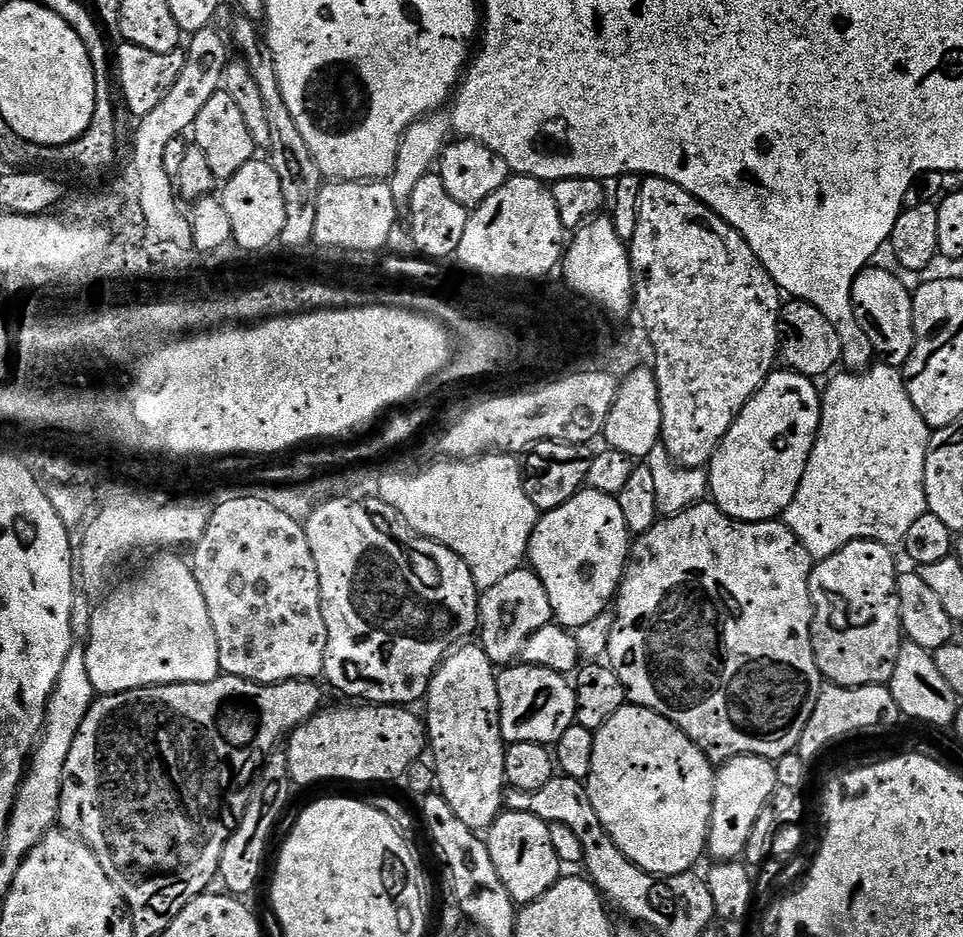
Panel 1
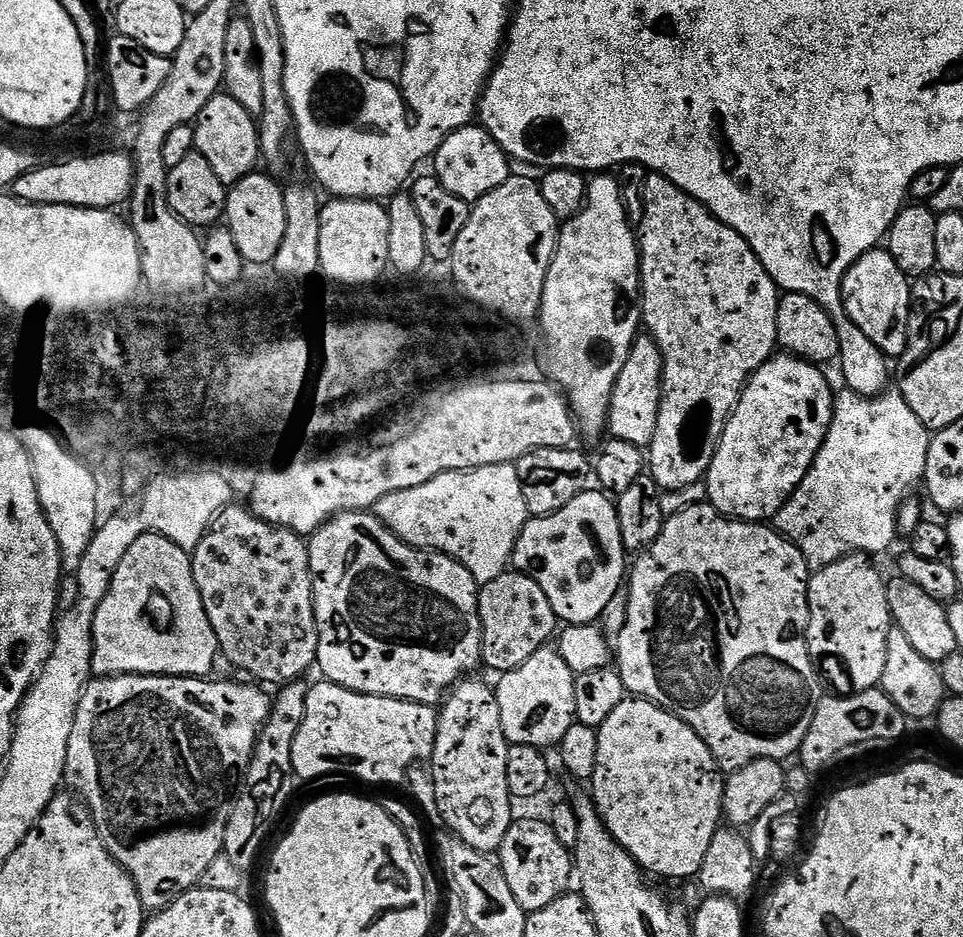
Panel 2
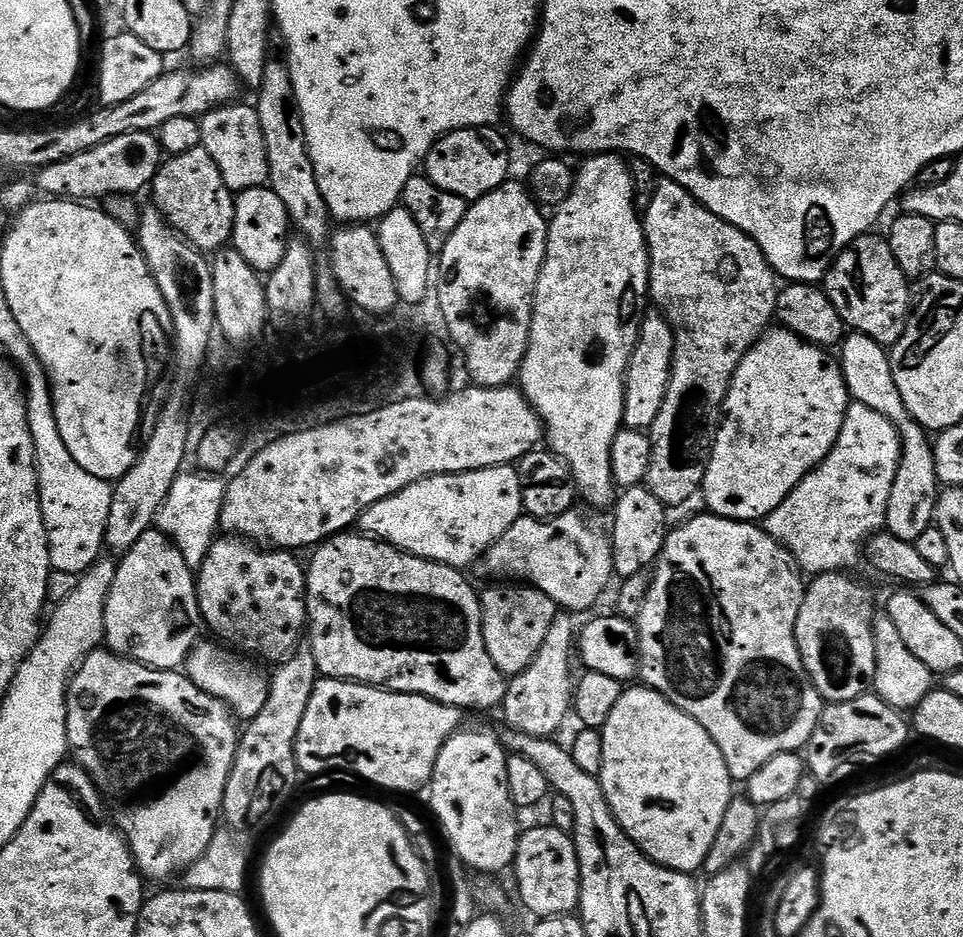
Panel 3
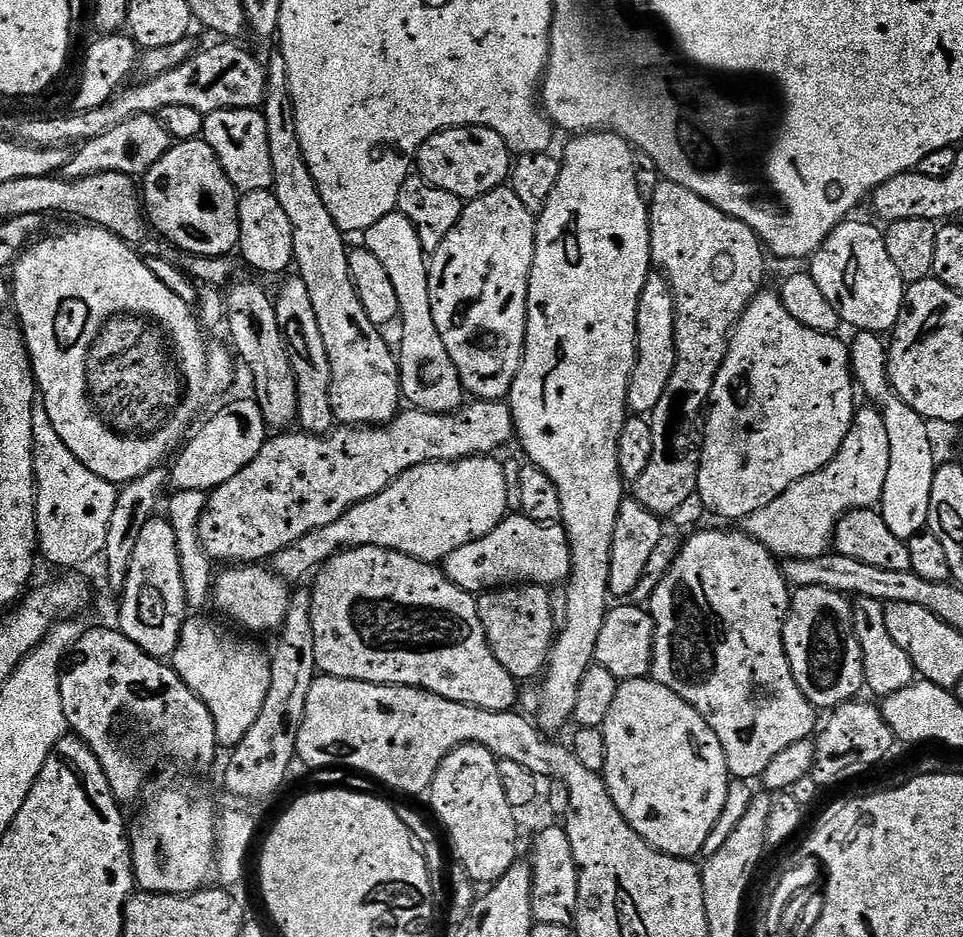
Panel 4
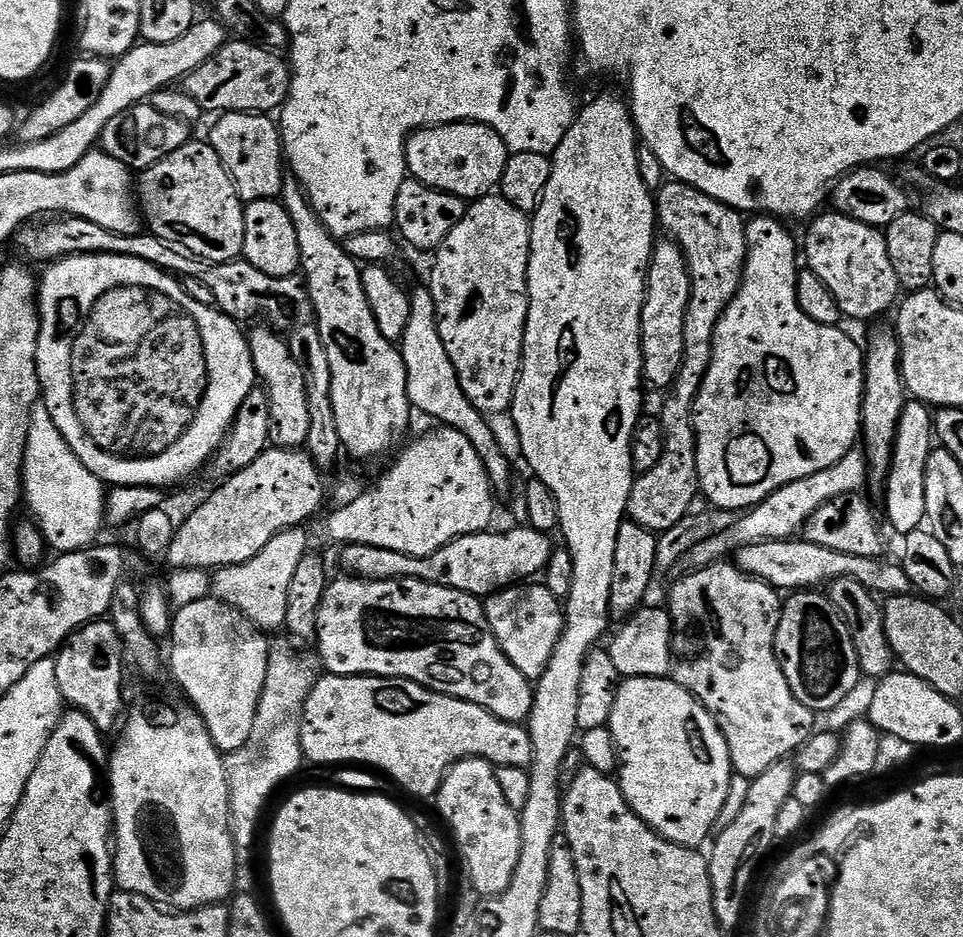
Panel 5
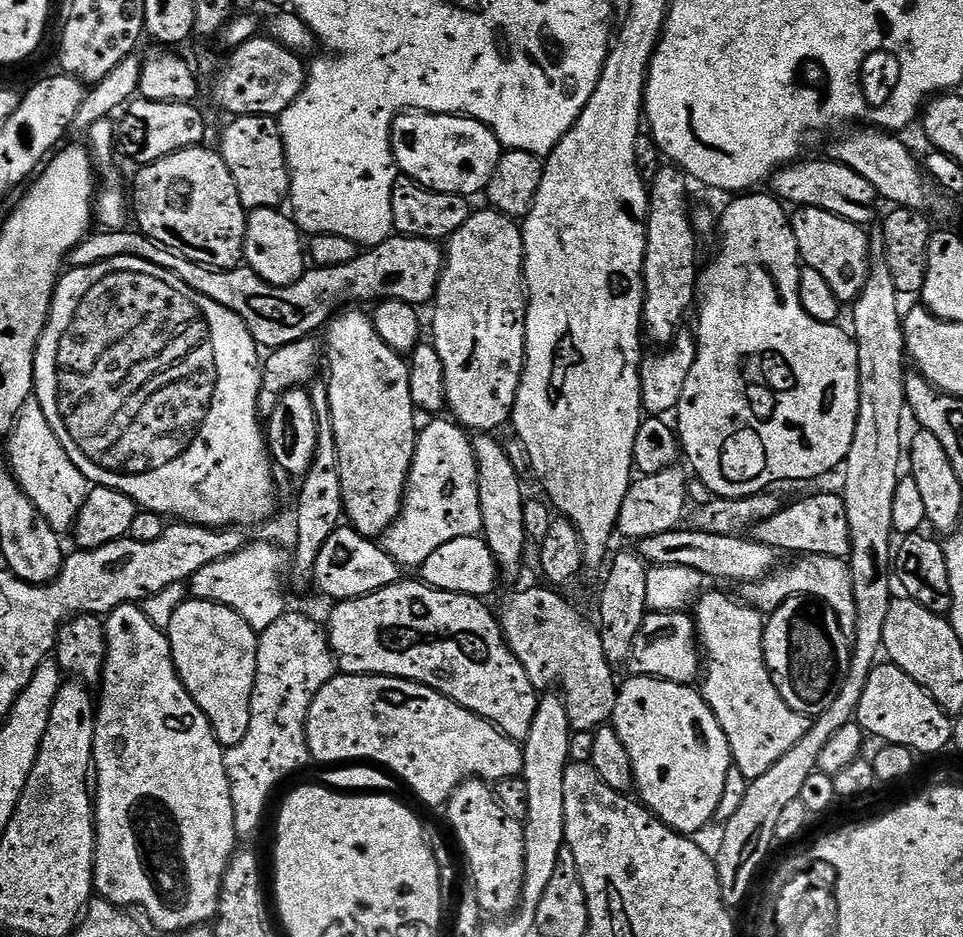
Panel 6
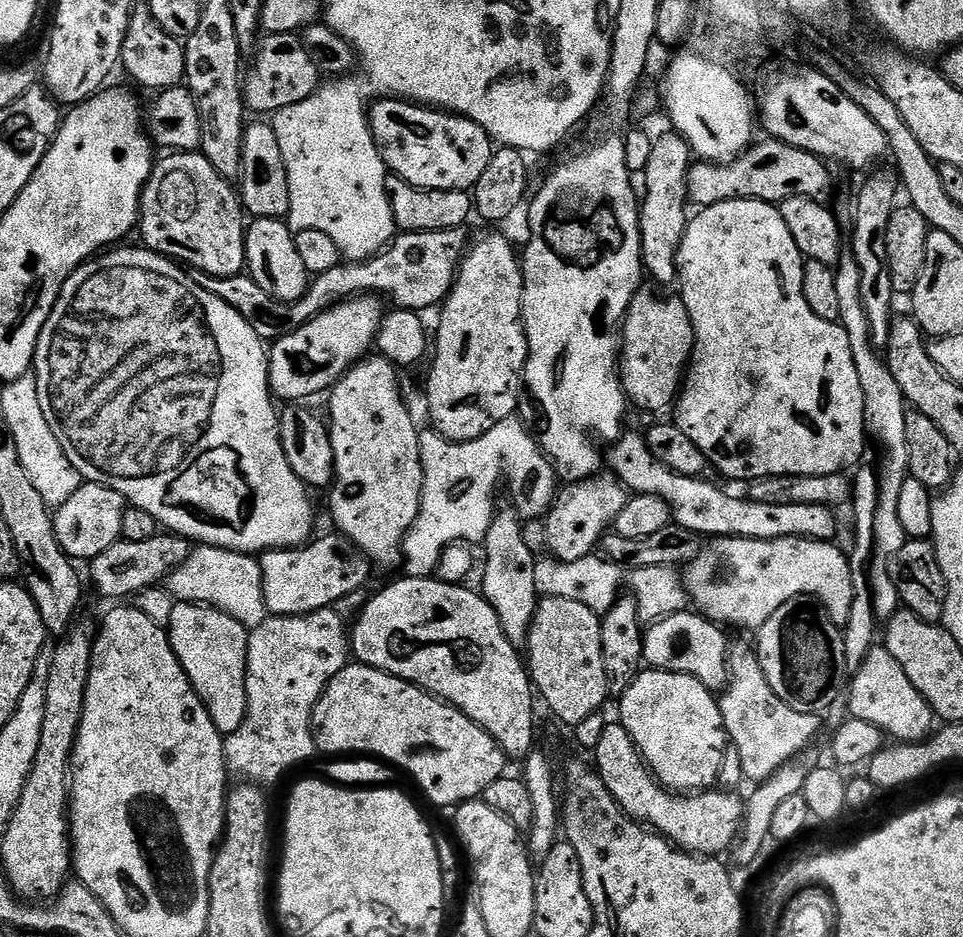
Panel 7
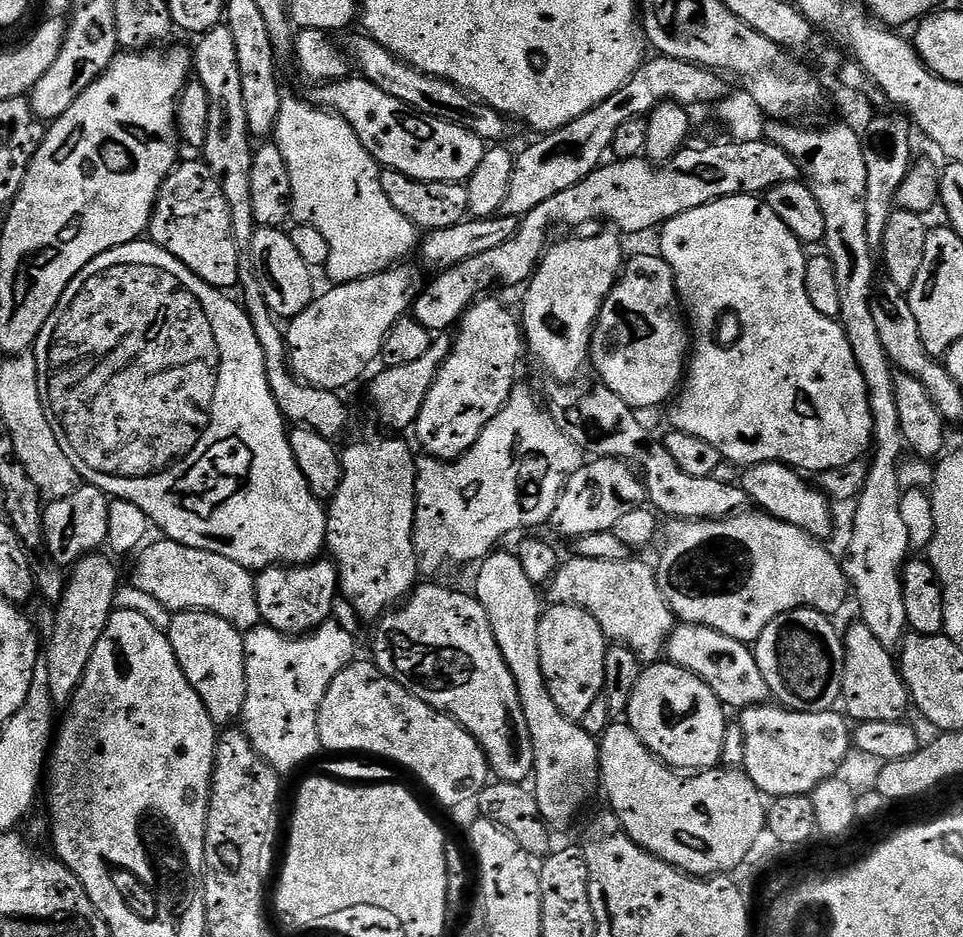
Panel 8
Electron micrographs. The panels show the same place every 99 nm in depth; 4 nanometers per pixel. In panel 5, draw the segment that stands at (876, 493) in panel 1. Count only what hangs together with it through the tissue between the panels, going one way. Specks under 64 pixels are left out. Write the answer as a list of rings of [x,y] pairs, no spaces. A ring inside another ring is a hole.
[[[850,451],[834,466],[818,474],[810,474],[810,478],[790,482],[766,497],[761,504],[747,509],[734,522],[734,526],[730,526],[732,532],[728,532],[728,536],[720,536],[720,540],[724,540],[724,548],[732,549],[732,544],[739,544],[741,548],[744,548],[747,544],[757,544],[767,540],[793,539],[823,504],[839,496],[859,493],[860,487],[865,487],[867,484],[868,462],[863,451]]]

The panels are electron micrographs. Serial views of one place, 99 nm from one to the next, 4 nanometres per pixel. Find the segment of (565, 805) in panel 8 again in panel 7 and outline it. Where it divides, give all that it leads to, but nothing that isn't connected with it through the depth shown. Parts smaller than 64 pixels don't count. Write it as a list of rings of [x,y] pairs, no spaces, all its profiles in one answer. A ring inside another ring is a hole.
[[[507,506],[493,515],[490,530],[482,541],[484,548],[484,588],[482,595],[498,614],[506,638],[517,650],[528,643],[528,631],[536,613],[538,595],[534,586],[534,570],[537,553],[532,552],[524,541],[524,524],[515,507]]]

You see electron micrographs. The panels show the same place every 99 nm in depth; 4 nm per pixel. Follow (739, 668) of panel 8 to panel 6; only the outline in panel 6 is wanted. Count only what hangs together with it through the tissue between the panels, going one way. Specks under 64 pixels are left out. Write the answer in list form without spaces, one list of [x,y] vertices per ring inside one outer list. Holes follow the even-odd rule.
[[[649,611],[642,622],[642,630],[638,630],[638,638],[634,638],[634,650],[630,650],[626,668],[632,676],[653,676],[656,680],[691,685],[692,679],[695,676],[697,679],[702,672],[695,619],[687,611]]]

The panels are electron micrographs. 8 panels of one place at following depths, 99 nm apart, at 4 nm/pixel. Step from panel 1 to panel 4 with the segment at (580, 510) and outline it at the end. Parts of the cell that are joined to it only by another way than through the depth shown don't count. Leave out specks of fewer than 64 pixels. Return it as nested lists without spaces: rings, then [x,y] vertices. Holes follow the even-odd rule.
[[[509,514],[486,538],[458,546],[442,567],[454,586],[473,594],[526,584],[560,586],[572,574],[572,551],[563,523],[543,524],[523,514]]]

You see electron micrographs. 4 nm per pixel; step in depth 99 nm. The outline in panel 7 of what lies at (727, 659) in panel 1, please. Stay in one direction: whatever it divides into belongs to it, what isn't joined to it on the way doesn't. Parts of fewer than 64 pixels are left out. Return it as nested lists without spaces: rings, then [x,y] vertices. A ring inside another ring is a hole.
[[[733,647],[730,668],[730,683],[723,689],[724,697],[721,695],[718,700],[724,729],[728,731],[731,747],[736,748],[738,758],[742,758],[745,781],[759,782],[797,759],[807,749],[804,747],[819,734],[822,720],[817,714],[802,714],[786,706],[786,702],[770,690],[760,660],[751,647]]]

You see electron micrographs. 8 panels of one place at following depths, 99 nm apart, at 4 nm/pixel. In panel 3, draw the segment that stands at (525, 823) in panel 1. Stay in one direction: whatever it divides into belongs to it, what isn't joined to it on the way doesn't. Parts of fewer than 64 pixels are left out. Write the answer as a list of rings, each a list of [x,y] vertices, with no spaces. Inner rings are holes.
[[[551,826],[545,828],[528,828],[525,827],[520,833],[520,841],[516,850],[516,857],[512,859],[511,871],[516,872],[516,892],[520,895],[520,900],[524,903],[524,908],[528,912],[533,912],[533,917],[547,918],[549,916],[566,916],[575,913],[580,906],[580,867],[578,866],[578,850],[576,849],[575,839],[569,833],[558,830]]]

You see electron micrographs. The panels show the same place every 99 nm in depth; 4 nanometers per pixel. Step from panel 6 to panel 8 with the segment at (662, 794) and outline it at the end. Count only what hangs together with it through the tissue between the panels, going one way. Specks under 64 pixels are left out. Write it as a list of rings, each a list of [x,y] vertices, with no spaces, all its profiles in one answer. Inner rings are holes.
[[[671,662],[649,663],[630,694],[626,723],[642,742],[670,768],[707,770],[721,763],[726,709],[720,699],[692,672]]]

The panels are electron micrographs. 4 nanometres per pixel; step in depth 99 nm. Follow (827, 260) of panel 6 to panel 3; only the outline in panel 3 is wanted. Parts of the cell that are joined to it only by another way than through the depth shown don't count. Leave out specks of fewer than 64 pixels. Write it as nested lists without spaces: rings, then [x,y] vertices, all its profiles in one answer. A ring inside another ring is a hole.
[[[865,234],[853,242],[849,248],[843,248],[832,262],[832,269],[824,275],[822,287],[834,302],[834,310],[844,319],[845,325],[853,333],[874,338],[874,342],[891,346],[900,341],[906,330],[906,322],[910,311],[910,280],[902,274],[898,262],[894,262],[894,254],[890,250],[887,239],[883,235]]]

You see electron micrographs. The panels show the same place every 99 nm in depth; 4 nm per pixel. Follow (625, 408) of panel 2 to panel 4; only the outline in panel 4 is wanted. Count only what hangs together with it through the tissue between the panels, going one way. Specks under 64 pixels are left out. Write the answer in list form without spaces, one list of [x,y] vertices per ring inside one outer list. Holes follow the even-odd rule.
[[[649,275],[646,286],[638,298],[638,318],[636,319],[636,365],[628,383],[628,411],[637,416],[647,417],[662,402],[666,386],[670,386],[670,374],[674,374],[676,361],[676,299],[672,297],[672,287],[663,275]]]

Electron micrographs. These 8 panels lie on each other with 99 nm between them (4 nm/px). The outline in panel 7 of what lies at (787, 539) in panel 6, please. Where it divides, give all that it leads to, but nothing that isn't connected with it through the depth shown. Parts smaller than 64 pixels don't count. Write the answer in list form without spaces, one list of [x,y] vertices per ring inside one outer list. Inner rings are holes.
[[[625,431],[606,452],[606,464],[629,493],[638,496],[657,496],[672,511],[672,519],[678,526],[690,530],[701,538],[733,536],[751,540],[774,538],[806,538],[831,541],[836,532],[836,515],[826,506],[798,506],[797,504],[771,504],[754,502],[743,495],[731,496],[716,484],[700,476],[683,476],[670,470],[654,458],[643,435]]]

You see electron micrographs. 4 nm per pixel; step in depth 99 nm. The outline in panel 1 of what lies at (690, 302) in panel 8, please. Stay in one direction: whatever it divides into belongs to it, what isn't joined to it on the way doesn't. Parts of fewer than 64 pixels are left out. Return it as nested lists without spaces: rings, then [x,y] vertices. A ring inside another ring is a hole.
[[[772,371],[724,435],[706,471],[711,499],[730,519],[757,524],[783,517],[790,506],[820,429],[822,392],[812,384],[811,376]]]

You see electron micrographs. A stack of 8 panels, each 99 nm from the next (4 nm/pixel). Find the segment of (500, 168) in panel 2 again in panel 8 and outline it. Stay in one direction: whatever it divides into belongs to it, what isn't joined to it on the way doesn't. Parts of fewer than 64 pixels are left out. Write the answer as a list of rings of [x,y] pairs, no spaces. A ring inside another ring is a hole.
[[[359,74],[347,80],[324,82],[313,88],[316,89],[310,97],[311,103],[325,110],[336,112],[346,122],[350,122],[362,146],[366,146],[366,150],[376,159],[377,164],[384,168],[393,168],[410,178],[426,182],[466,182],[472,177],[474,170],[478,170],[478,162],[482,162],[486,144],[480,137],[466,130],[461,124],[451,124],[416,112],[410,106],[398,102],[398,98],[390,98],[386,90],[378,90],[378,86],[374,86]]]

